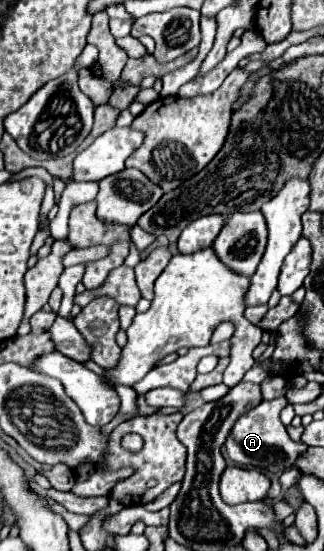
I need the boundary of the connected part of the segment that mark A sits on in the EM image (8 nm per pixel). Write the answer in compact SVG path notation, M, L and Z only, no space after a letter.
M284 396L274 400L262 400L258 406L254 406L250 412L242 414L238 422L232 428L230 438L226 440L226 452L228 456L246 466L258 466L260 470L268 470L272 474L282 474L284 470L290 470L296 462L296 458L306 451L304 443L294 442L284 424L280 422L280 410L288 406L288 400Z

